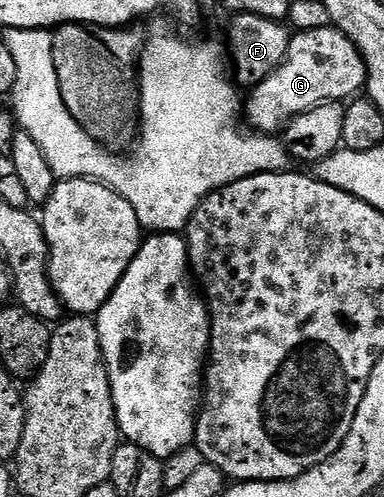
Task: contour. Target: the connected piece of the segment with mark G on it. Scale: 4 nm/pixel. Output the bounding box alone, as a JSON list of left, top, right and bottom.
[244,25,366,136]

